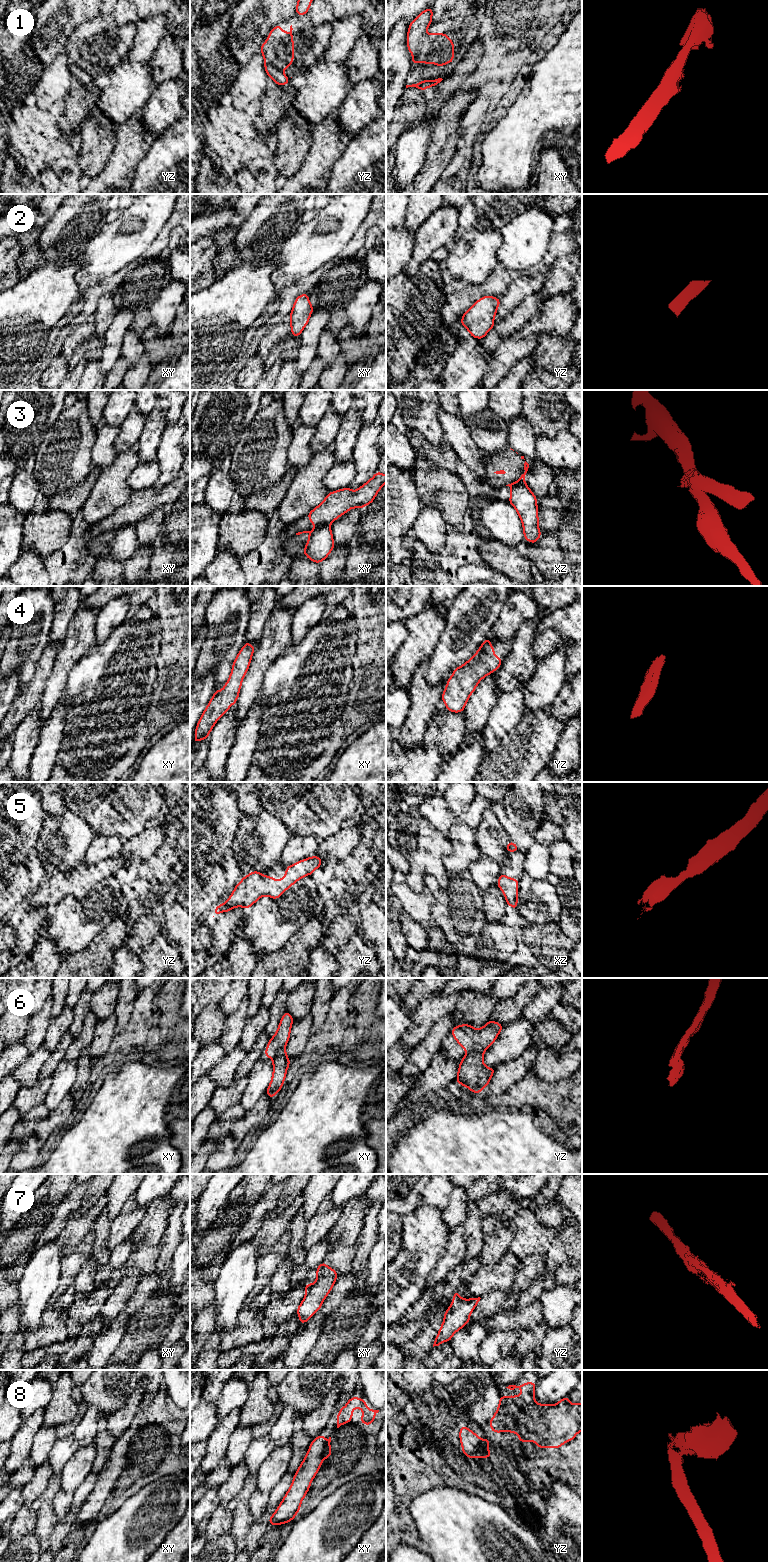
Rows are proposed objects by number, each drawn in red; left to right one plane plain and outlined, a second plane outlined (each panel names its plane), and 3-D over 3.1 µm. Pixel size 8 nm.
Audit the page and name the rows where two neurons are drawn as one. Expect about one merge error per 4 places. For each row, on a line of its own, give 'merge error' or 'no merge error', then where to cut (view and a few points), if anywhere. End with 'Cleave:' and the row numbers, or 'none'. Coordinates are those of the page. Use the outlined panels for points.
1: no merge error | no cut
2: no merge error | no cut
3: merge error | xz (524, 480), (518, 481), (510, 487)
4: no merge error | no cut
5: no merge error | no cut
6: merge error | yz (483, 1050), (466, 1054)
7: no merge error | no cut
8: merge error | xy (326, 1441), (323, 1447), (322, 1458)
Cleave: 3, 6, 8

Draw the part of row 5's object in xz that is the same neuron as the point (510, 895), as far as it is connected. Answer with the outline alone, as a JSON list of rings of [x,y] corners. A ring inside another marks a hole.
[[[502,872],[497,881],[497,886],[502,890],[502,893],[506,899],[507,905],[511,906],[513,909],[516,910],[518,906],[517,888],[519,886],[519,881],[516,878],[508,878]]]

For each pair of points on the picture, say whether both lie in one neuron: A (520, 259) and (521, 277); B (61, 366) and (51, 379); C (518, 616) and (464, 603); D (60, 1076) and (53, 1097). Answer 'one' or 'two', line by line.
A: two
B: one
C: two
D: one

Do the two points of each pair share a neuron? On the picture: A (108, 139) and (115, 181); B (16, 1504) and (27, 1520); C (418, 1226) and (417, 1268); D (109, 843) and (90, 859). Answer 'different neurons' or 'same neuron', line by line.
A: different neurons
B: different neurons
C: same neuron
D: same neuron

